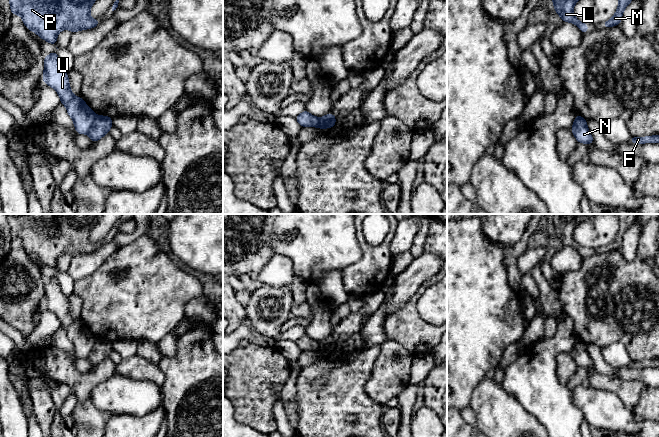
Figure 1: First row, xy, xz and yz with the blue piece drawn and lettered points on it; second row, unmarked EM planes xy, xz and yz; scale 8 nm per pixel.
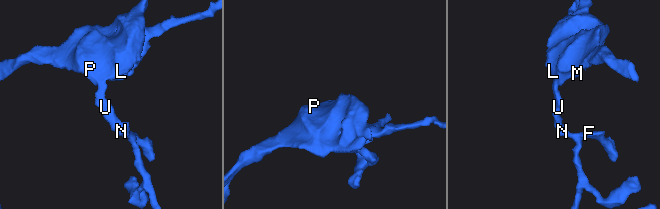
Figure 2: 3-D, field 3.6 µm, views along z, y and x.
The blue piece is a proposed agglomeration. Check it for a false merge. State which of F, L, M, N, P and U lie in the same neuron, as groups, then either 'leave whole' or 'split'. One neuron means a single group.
F N / L M P U; split

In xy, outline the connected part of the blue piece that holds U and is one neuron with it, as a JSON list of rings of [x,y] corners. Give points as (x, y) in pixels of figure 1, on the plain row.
[[[56,276],[44,281],[42,302],[44,307],[57,315],[61,327],[73,343],[76,357],[88,358],[96,338],[83,325],[82,321],[76,321],[71,316],[68,298],[63,294]]]

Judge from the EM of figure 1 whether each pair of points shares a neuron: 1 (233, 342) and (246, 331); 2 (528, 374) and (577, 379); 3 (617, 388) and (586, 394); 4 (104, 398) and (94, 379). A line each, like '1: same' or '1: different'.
1: same
2: different
3: different
4: different

